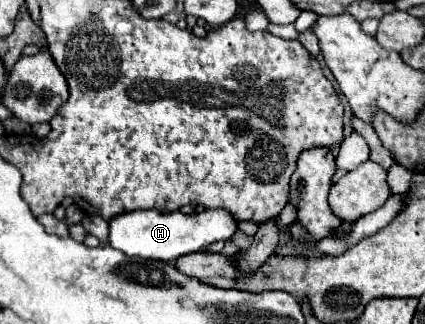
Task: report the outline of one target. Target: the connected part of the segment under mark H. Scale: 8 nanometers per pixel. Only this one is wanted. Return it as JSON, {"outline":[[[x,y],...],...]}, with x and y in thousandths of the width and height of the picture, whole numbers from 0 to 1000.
{"outline":[[[325,645],[306,657],[287,657],[259,682],[259,756],[287,775],[301,793],[334,793],[334,799],[381,799],[400,806],[456,775],[475,775],[494,750],[541,738],[560,707],[555,676],[513,645],[480,645],[475,657],[428,657],[428,651],[372,651],[372,645]]]}

